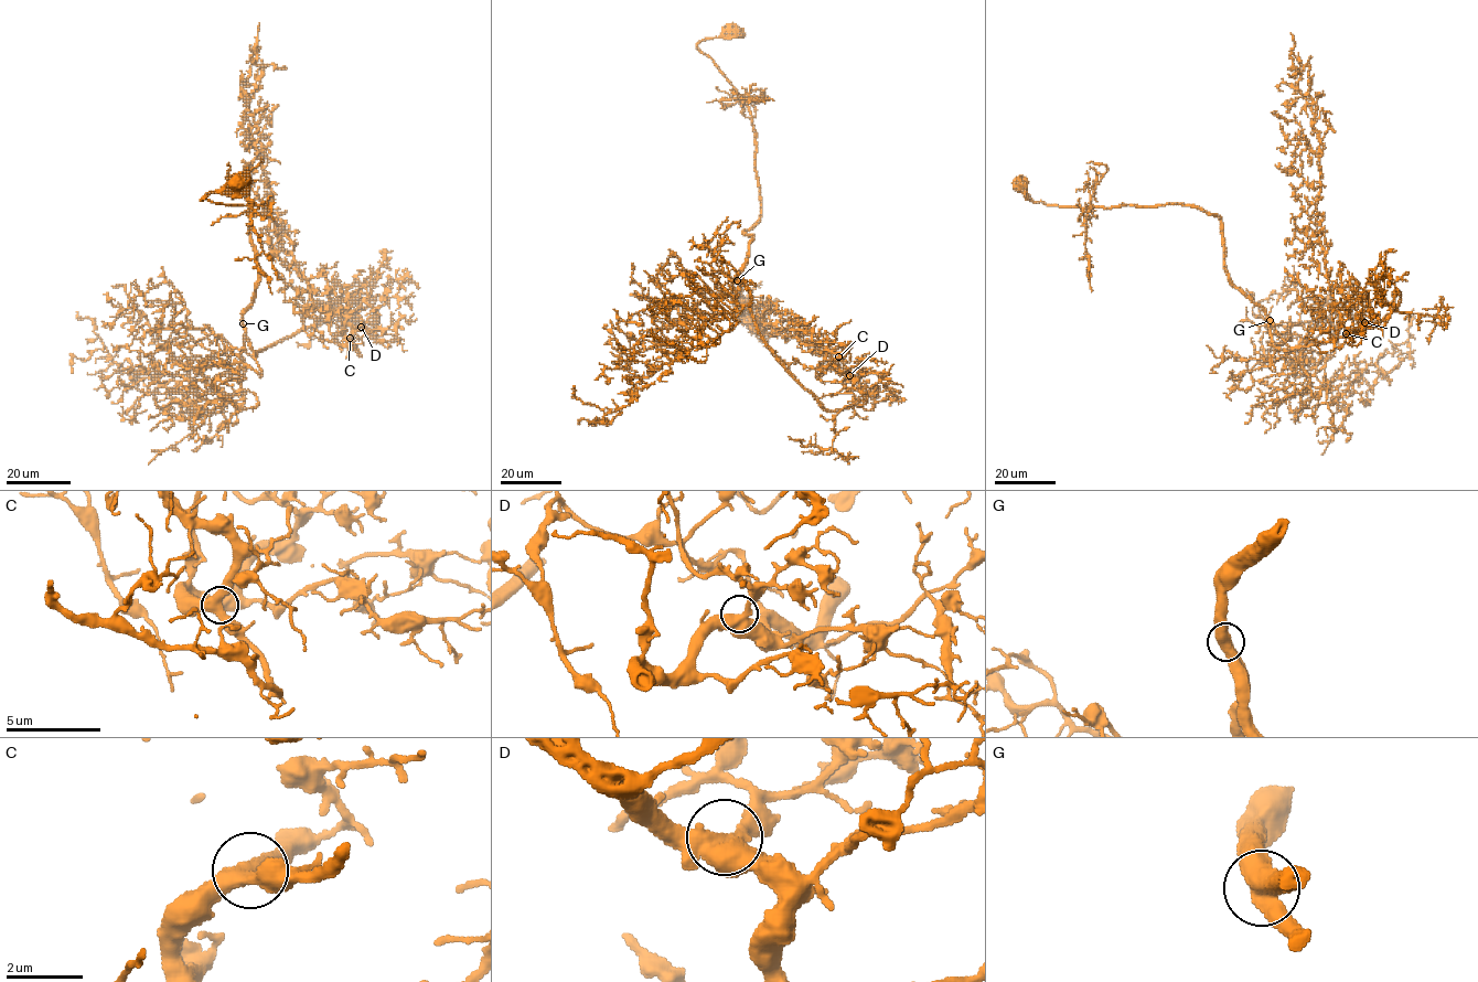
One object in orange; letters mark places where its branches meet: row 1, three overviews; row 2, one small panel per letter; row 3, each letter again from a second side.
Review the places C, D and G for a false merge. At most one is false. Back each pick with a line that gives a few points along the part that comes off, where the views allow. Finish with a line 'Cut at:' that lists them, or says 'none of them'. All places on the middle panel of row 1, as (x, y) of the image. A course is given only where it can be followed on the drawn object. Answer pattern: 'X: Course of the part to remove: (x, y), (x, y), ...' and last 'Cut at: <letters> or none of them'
Cut at: none of them

